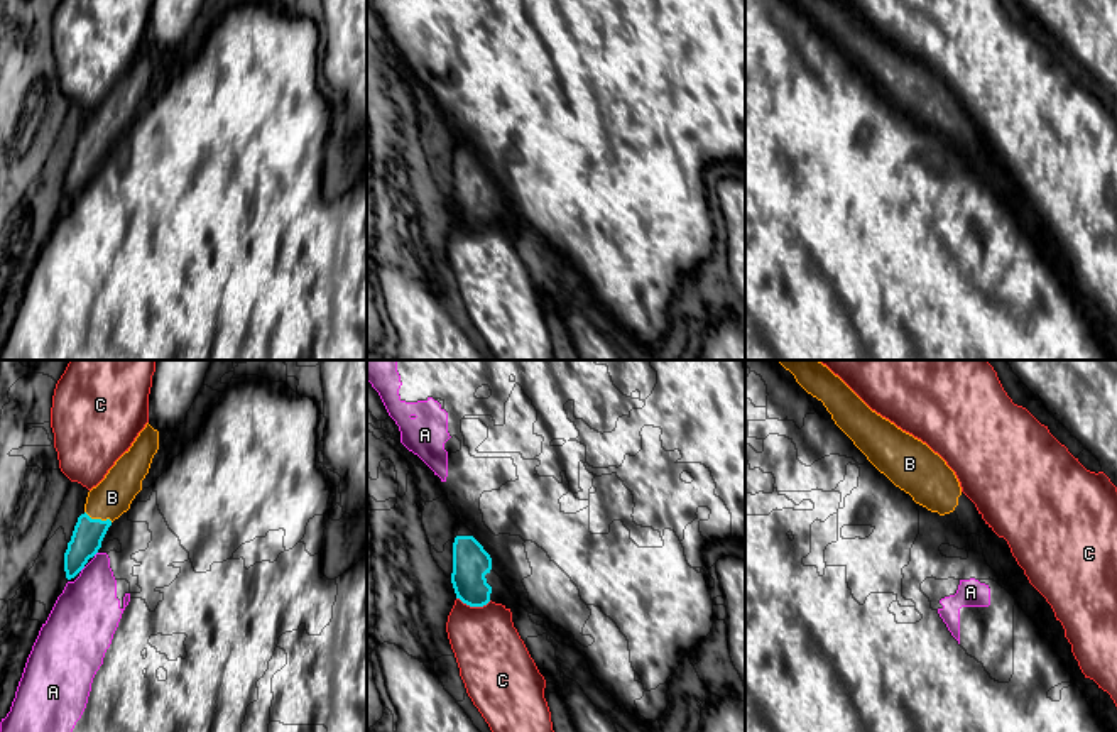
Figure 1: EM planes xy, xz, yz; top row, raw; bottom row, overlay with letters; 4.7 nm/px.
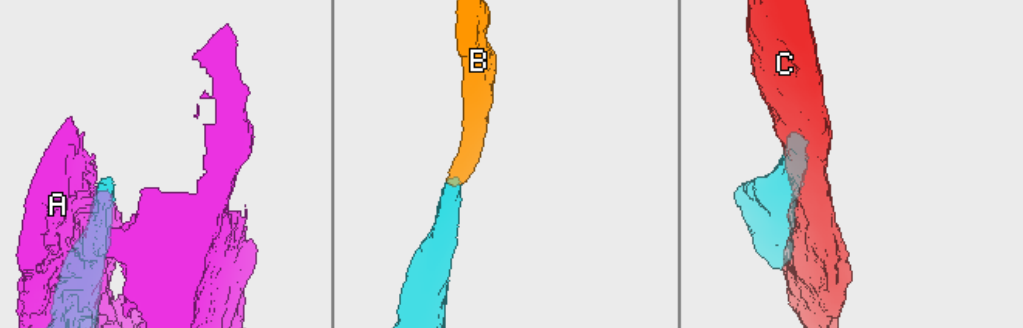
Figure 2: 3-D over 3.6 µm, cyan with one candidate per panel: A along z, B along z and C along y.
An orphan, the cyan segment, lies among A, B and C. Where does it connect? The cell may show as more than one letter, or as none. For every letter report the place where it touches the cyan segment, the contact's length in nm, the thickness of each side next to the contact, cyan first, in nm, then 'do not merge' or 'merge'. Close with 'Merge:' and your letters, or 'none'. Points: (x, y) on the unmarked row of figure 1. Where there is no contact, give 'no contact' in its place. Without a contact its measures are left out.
A: xy (81, 190) | 40 nm | 150/320 nm | do not merge
B: xy (98, 141) | 140 nm | 150/180 nm | merge
C: xz (474, 227) | 170 nm | 180/320 nm | do not merge
Merge: B

